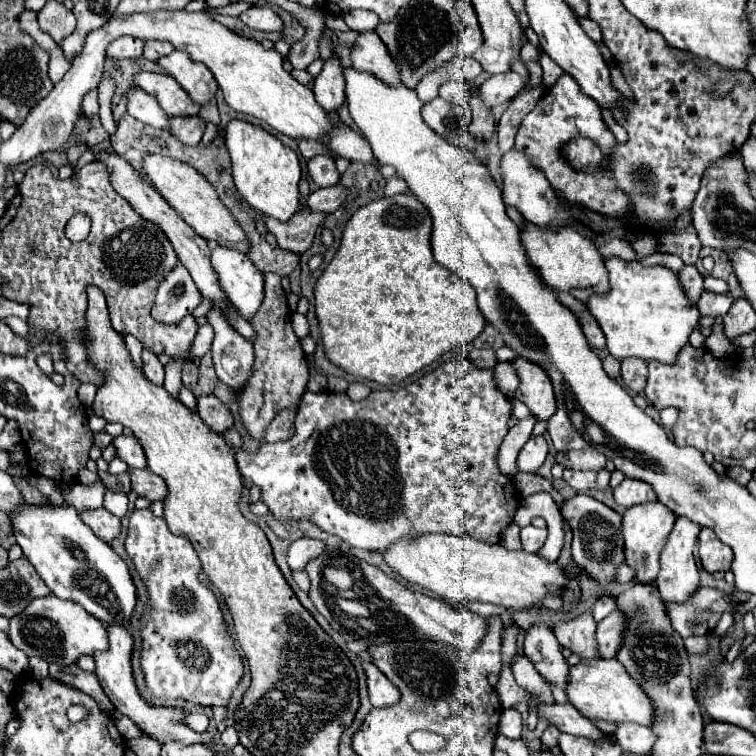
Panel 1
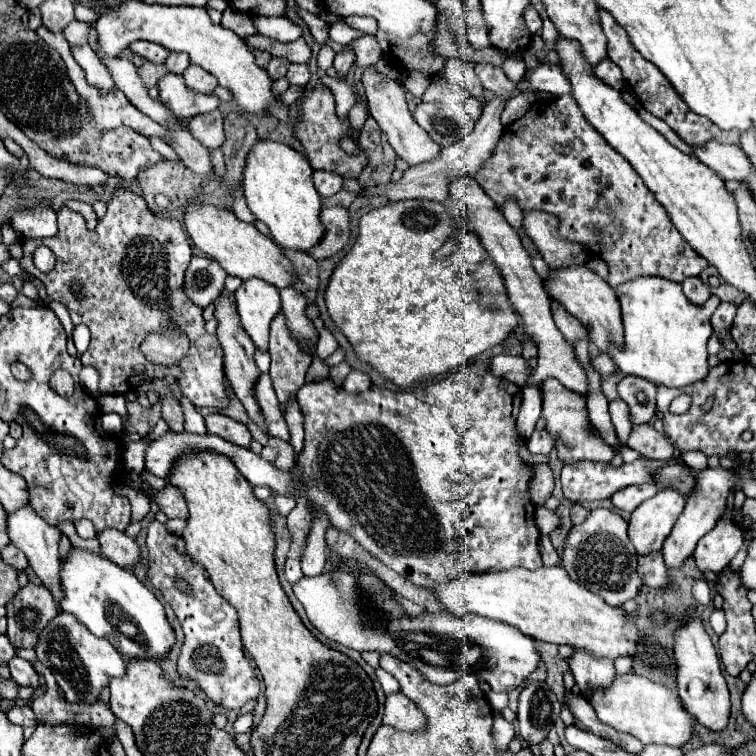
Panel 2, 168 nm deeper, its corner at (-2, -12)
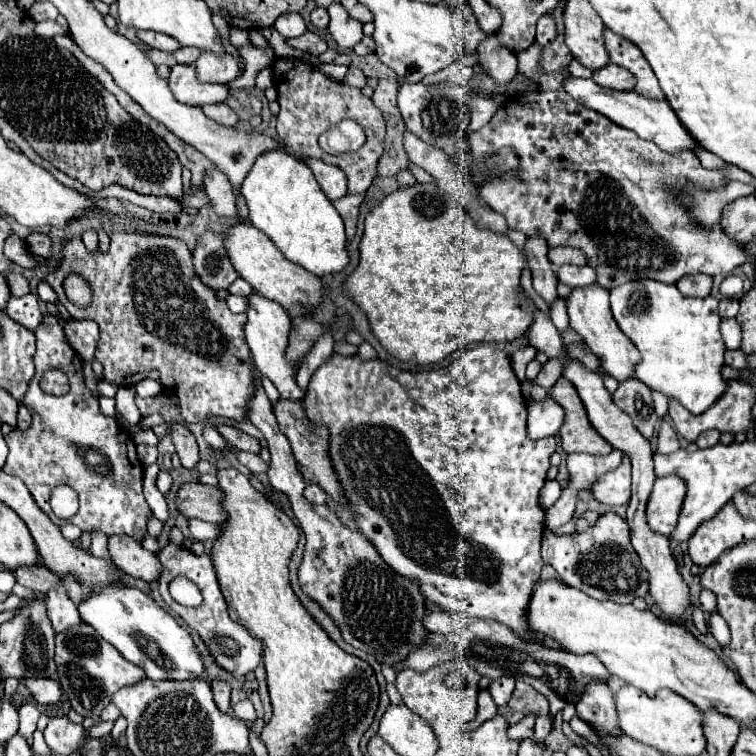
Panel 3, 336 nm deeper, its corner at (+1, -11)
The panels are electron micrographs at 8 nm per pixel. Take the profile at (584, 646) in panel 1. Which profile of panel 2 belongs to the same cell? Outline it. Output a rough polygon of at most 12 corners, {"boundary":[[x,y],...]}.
{"boundary":[[574,652],[568,666],[580,694],[606,688],[612,660]]}

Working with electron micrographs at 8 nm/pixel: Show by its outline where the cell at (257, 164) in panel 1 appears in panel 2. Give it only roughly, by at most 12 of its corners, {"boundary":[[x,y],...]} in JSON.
{"boundary":[[260,140],[244,196],[280,248],[322,240],[322,198],[308,160]]}

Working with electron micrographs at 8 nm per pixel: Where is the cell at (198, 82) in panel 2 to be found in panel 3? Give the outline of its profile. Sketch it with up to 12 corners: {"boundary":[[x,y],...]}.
{"boundary":[[201,55],[195,73],[201,83],[229,83],[239,63],[225,55]]}

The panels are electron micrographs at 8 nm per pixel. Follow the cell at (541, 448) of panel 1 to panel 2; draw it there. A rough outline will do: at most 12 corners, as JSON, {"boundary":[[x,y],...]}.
{"boundary":[[536,430],[526,446],[530,454],[548,454],[554,438],[546,430]]}

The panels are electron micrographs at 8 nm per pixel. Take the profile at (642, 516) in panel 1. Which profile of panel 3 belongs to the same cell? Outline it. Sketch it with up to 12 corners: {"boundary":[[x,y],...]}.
{"boundary":[[675,475],[657,479],[647,501],[647,525],[669,535],[685,499]]}

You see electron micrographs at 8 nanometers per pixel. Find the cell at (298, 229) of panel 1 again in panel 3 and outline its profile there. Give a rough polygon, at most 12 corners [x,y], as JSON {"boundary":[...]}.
{"boundary":[[345,195],[333,201],[345,221],[347,241],[357,227],[363,195]]}

